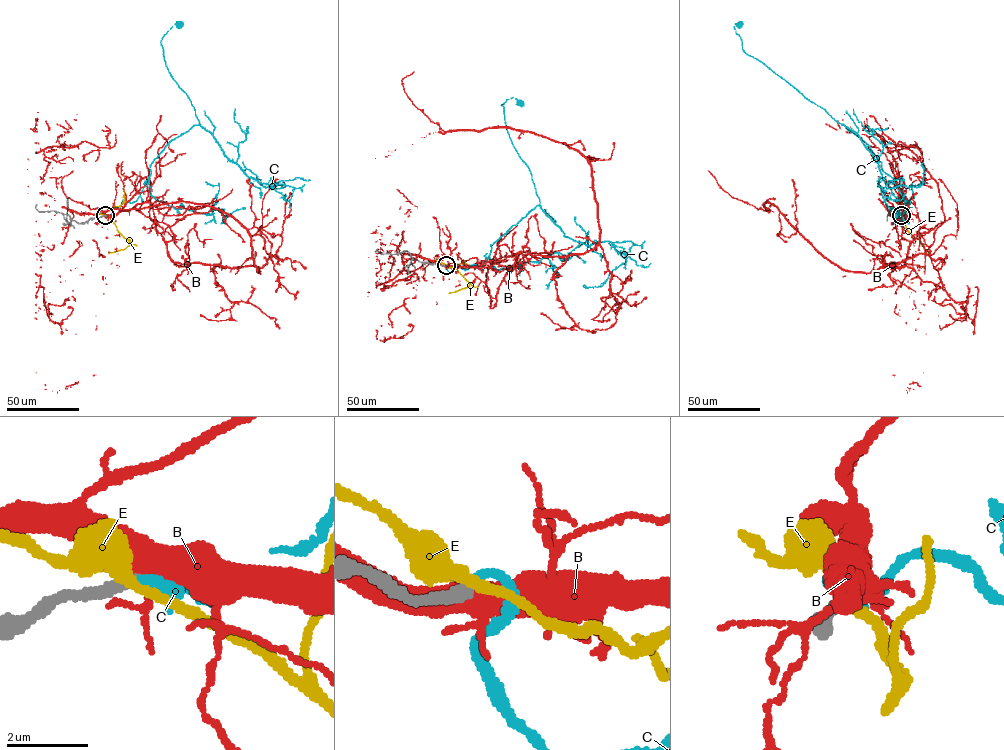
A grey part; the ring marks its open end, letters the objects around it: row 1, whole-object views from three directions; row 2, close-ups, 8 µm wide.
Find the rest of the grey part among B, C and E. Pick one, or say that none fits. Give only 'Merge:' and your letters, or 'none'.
Merge: C

